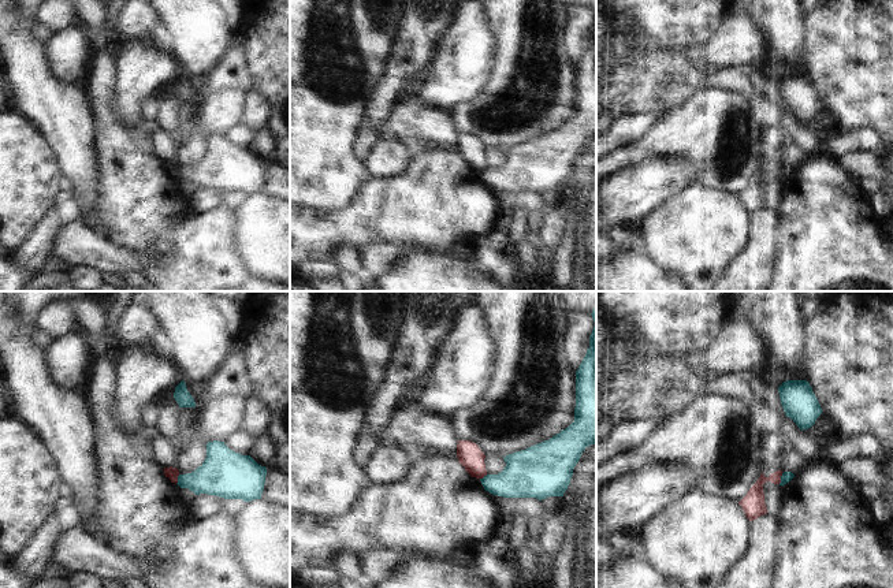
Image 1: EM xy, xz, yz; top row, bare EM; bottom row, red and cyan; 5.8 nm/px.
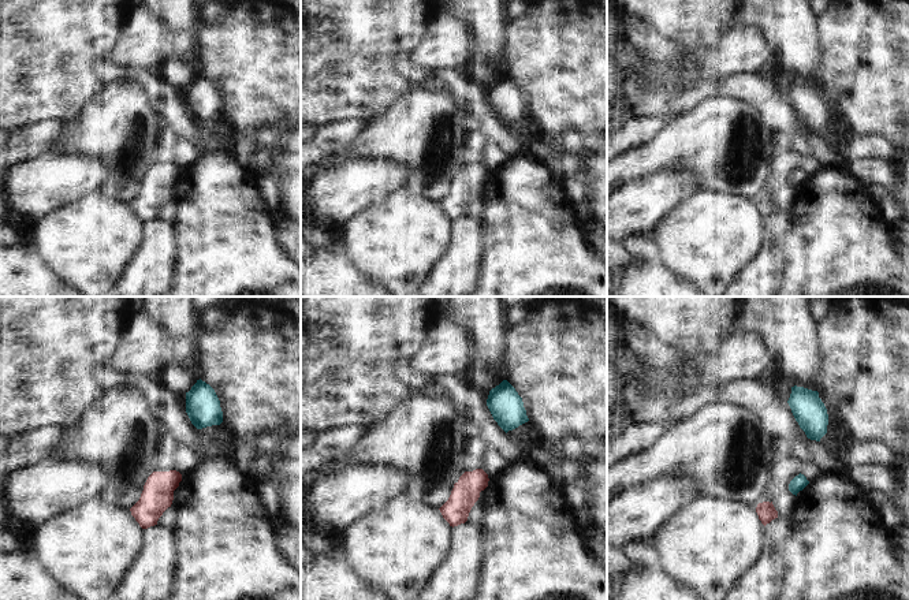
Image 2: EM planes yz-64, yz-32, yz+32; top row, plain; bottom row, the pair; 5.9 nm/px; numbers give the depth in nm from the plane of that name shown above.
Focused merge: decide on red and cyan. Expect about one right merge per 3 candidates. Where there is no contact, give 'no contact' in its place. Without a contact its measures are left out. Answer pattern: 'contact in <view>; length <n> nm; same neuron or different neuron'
contact in yz; length 80 nm; different neuron

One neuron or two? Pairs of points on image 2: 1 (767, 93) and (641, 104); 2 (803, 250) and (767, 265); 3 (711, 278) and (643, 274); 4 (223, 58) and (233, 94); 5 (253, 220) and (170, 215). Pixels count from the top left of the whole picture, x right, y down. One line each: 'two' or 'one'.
1: one
2: two
3: two
4: one
5: two

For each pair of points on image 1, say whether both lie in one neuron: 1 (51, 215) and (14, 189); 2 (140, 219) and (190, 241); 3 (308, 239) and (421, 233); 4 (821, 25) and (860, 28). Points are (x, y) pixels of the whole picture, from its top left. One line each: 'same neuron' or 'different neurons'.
1: different neurons
2: same neuron
3: same neuron
4: same neuron

